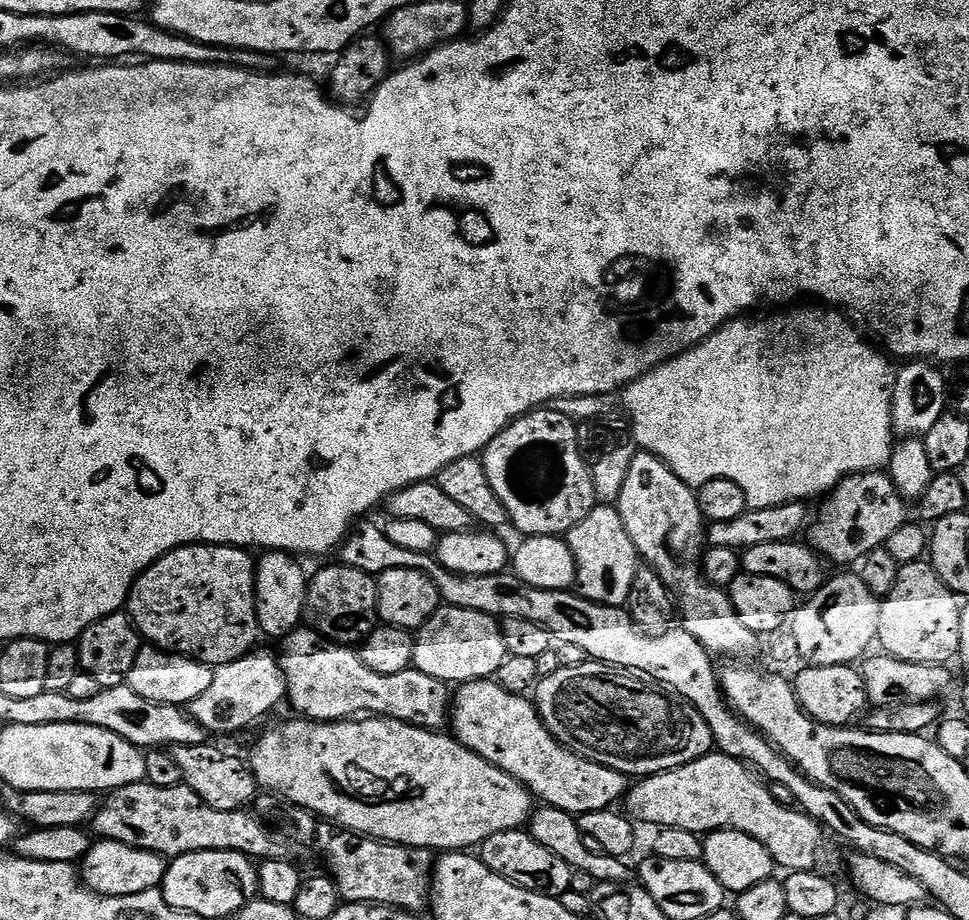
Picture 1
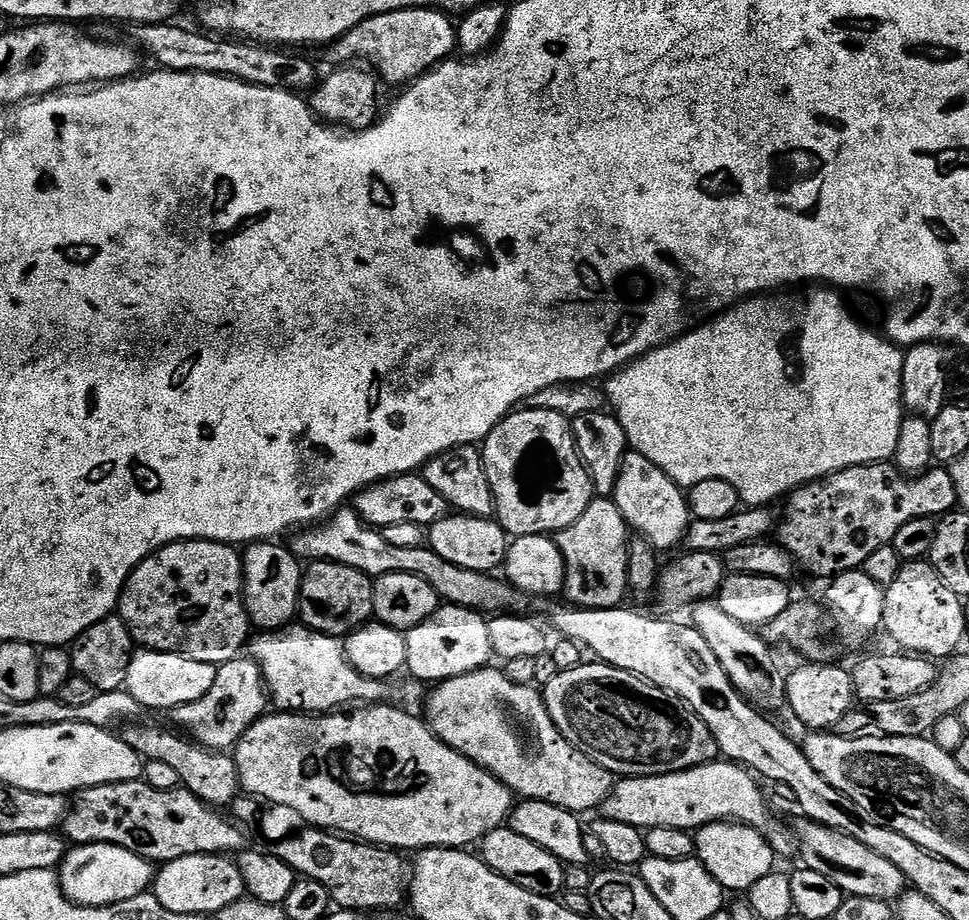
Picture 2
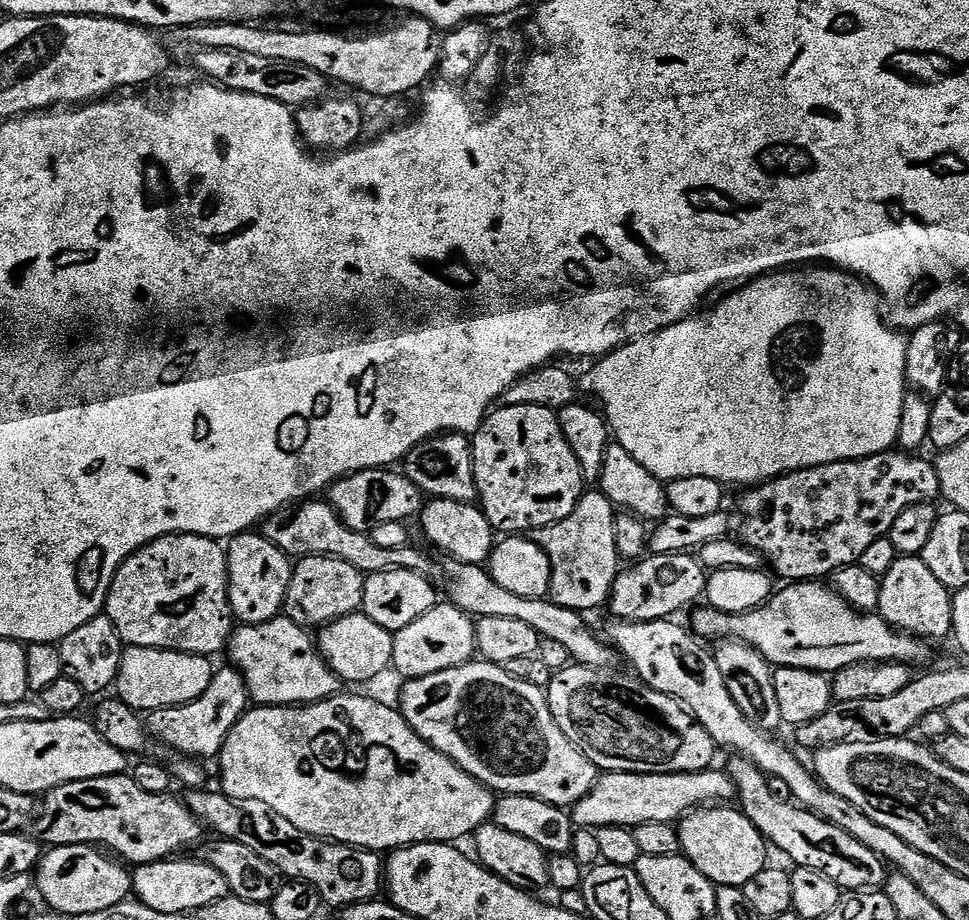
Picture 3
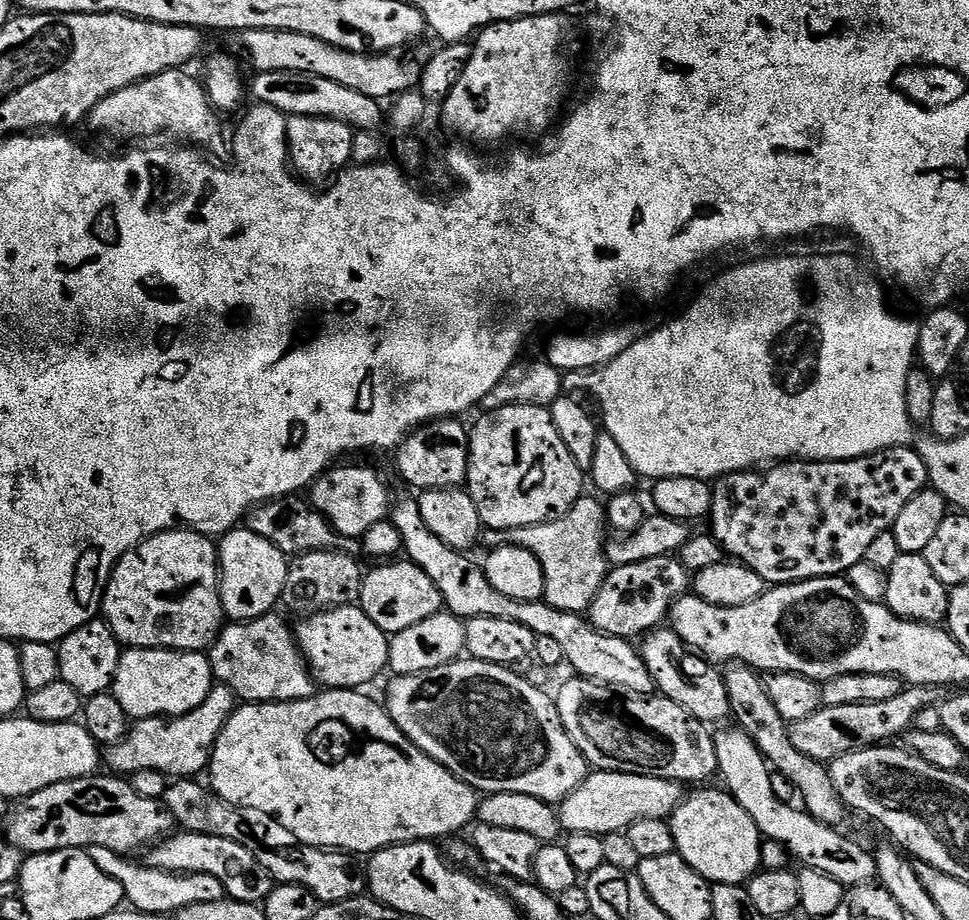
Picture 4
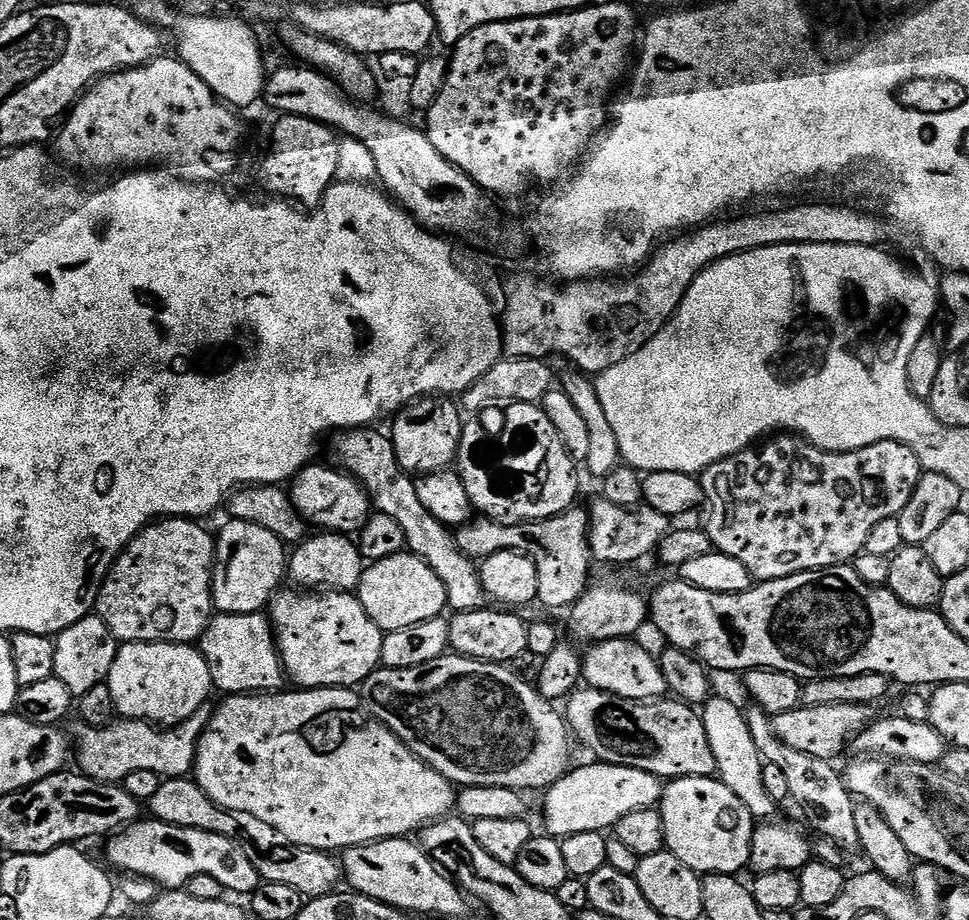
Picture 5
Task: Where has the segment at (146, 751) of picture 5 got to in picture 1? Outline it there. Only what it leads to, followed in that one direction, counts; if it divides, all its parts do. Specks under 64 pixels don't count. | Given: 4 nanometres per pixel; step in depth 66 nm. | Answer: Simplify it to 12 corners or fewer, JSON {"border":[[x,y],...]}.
{"border":[[253,650],[186,705],[205,733],[256,724],[288,695],[279,659]]}

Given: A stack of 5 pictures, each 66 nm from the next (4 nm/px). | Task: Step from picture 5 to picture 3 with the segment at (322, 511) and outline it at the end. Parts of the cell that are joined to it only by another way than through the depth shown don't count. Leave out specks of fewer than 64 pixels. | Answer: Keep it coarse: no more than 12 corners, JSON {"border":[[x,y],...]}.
{"border":[[371,468],[343,476],[327,503],[371,533],[412,522],[425,493],[403,471]]}

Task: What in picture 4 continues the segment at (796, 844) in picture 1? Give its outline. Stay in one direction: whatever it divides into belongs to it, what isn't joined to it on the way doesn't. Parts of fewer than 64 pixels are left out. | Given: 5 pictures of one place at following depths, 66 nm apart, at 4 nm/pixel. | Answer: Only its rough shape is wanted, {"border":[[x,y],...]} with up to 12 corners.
{"border":[[592,770],[560,827],[606,837],[668,820],[675,780]]}

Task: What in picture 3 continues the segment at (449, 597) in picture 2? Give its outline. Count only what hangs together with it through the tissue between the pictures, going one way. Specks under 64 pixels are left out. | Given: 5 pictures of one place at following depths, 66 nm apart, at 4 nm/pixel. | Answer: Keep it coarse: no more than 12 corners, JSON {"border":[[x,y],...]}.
{"border":[[320,498],[275,512],[262,534],[290,558],[329,556],[373,576],[438,568],[415,546],[385,550]]}

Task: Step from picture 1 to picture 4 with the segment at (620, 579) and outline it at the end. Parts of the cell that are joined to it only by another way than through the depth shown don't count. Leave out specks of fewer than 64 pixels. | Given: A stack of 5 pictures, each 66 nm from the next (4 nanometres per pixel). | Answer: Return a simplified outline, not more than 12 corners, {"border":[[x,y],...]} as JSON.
{"border":[[580,500],[557,520],[488,530],[488,550],[530,550],[544,603],[589,611],[610,571],[606,508]]}

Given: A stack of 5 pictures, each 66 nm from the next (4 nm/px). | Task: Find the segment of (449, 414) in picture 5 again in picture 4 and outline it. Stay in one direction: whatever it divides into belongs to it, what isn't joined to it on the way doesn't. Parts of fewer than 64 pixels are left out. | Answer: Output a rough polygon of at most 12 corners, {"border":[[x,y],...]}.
{"border":[[433,420],[405,436],[400,476],[416,490],[468,478],[467,427]]}

